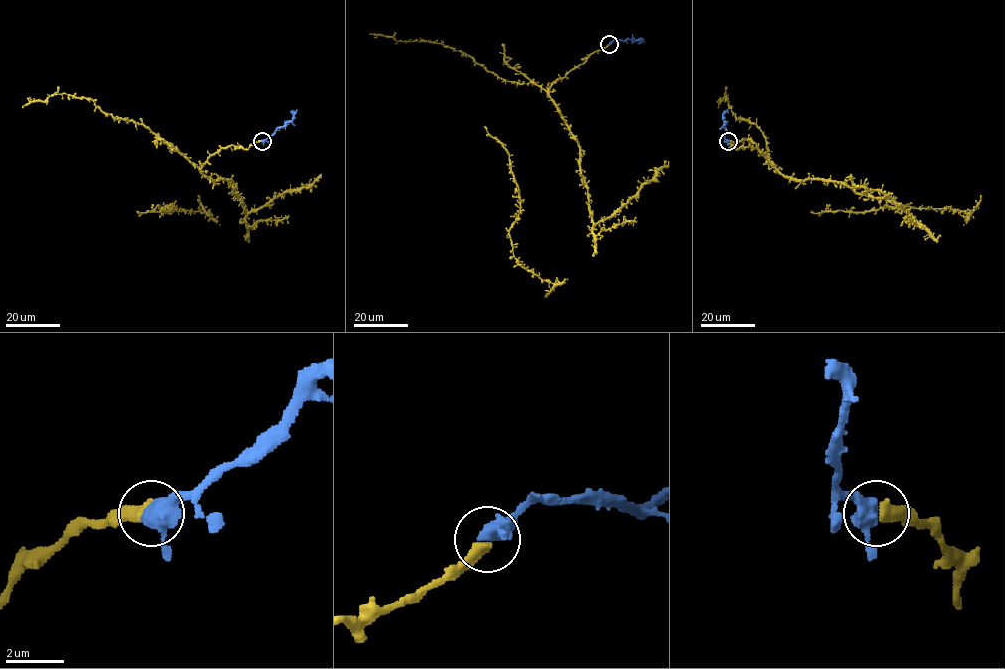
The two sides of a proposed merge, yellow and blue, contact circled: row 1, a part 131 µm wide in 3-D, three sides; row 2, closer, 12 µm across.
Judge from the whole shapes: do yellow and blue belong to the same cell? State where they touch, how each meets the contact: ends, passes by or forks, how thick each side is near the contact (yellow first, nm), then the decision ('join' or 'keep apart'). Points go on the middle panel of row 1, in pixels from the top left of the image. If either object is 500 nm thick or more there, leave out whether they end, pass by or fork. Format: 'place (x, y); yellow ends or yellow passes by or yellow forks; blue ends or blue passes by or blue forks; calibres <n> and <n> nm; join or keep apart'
place (609, 44); calibres 460 and 500 nm; join

